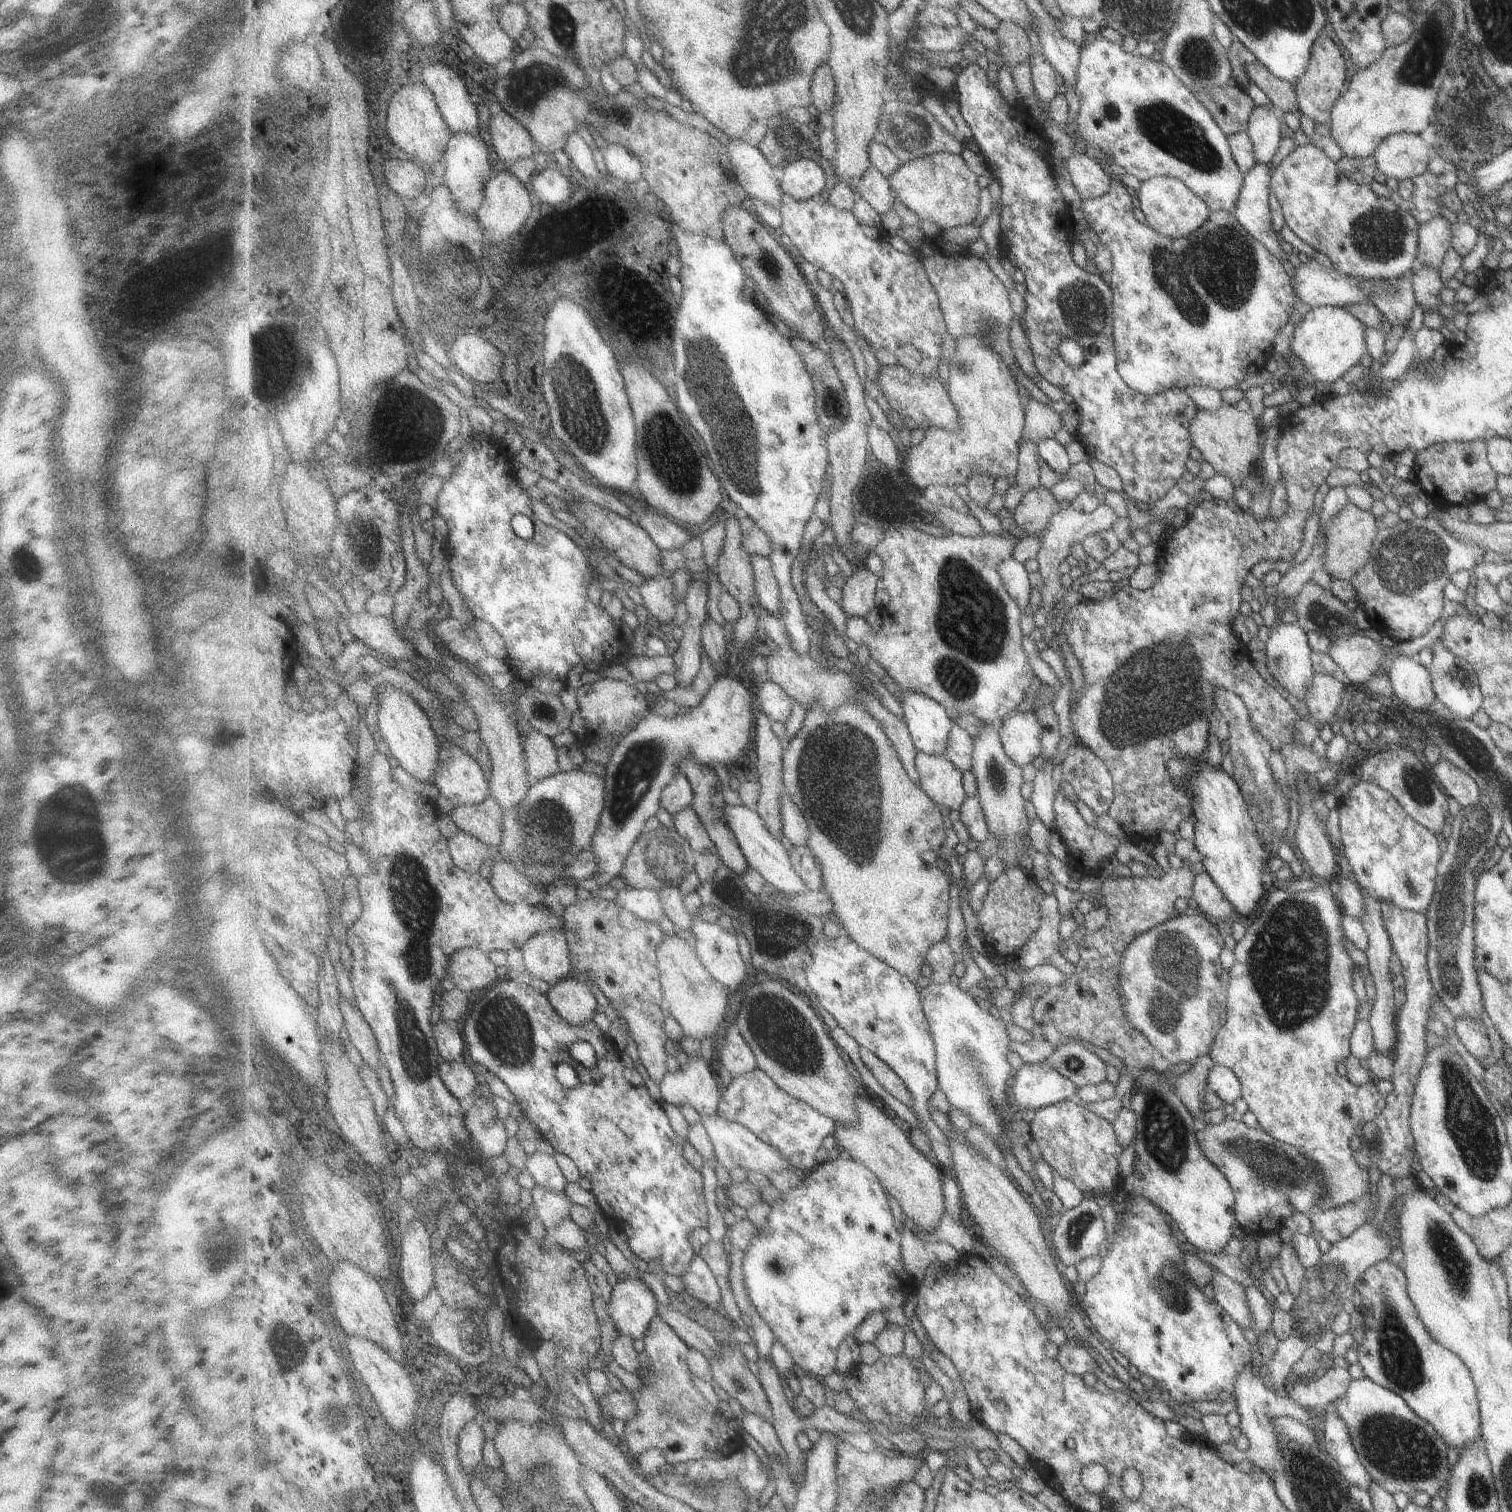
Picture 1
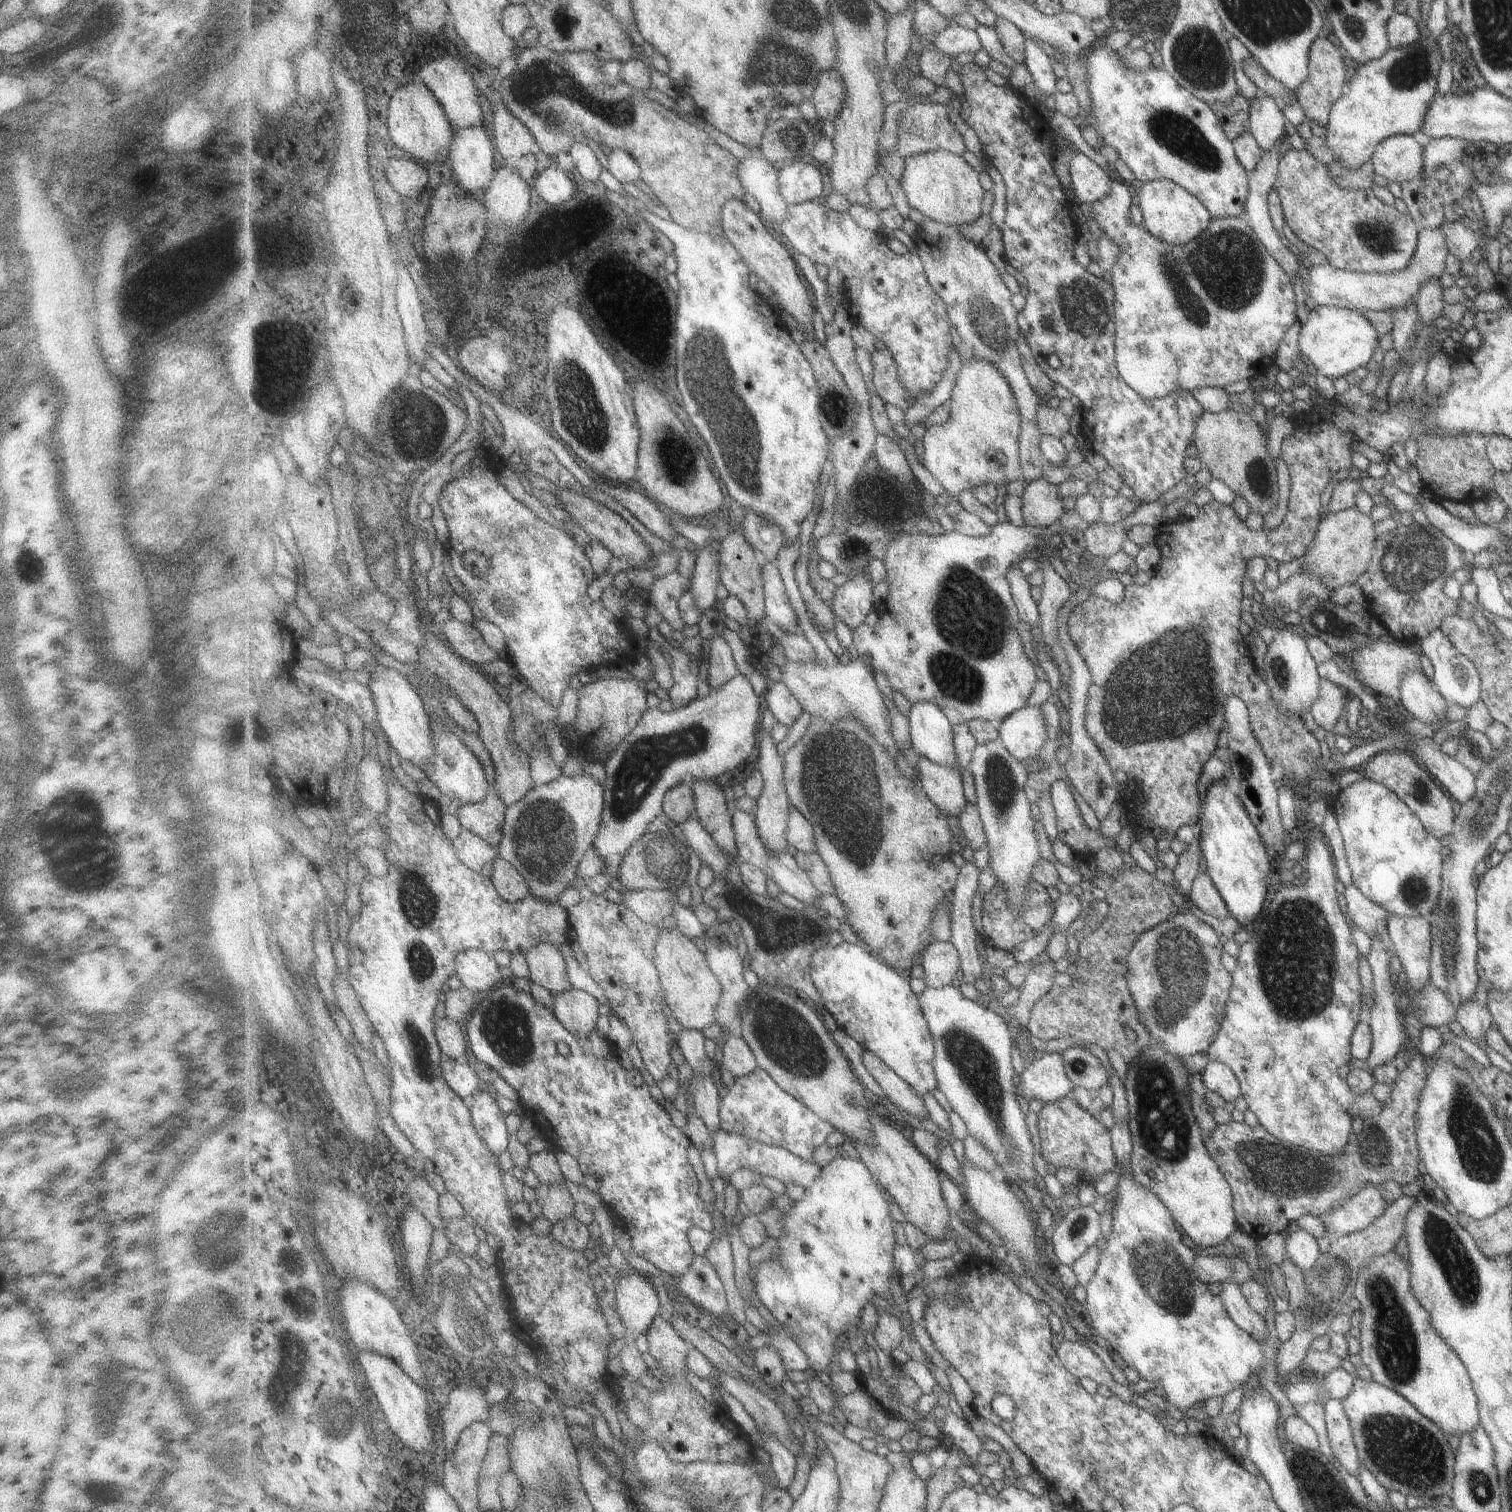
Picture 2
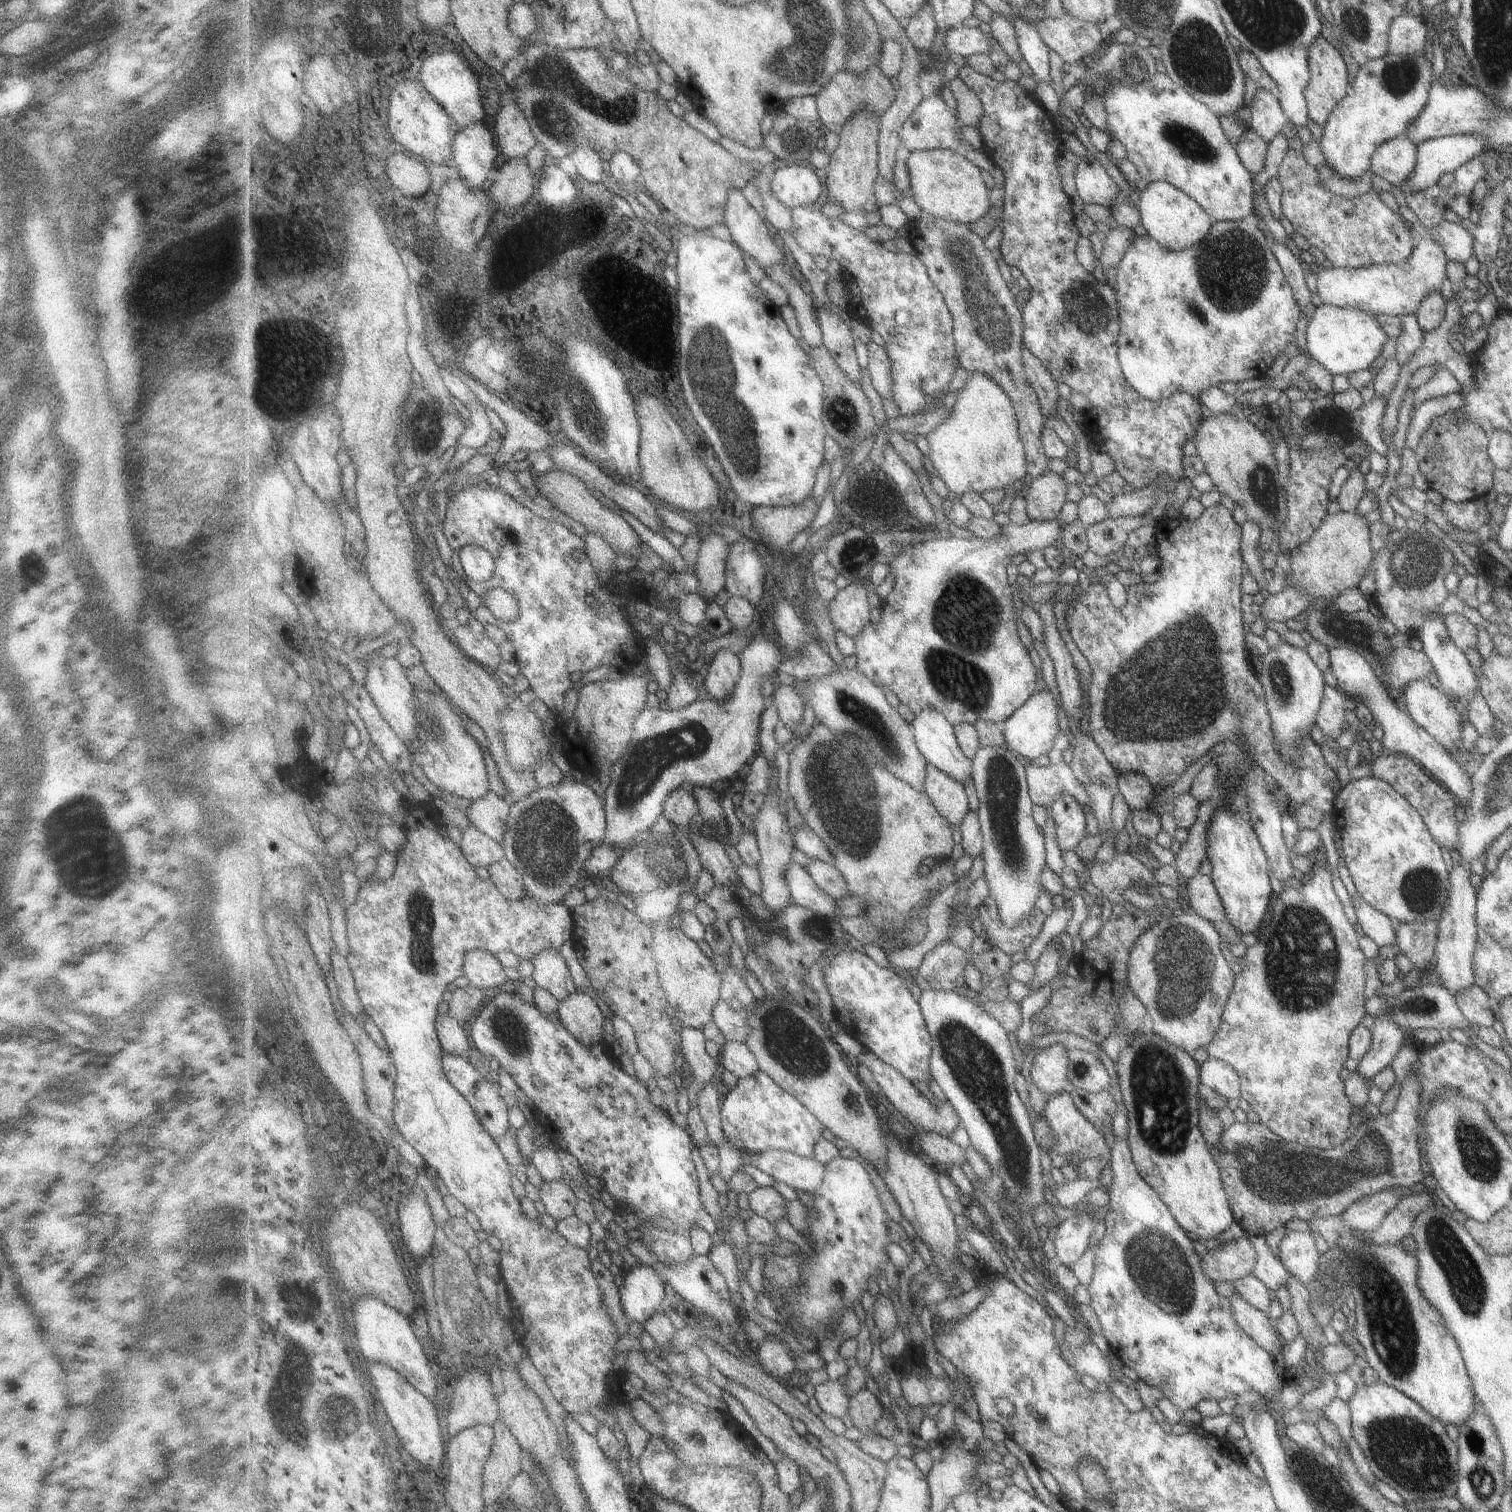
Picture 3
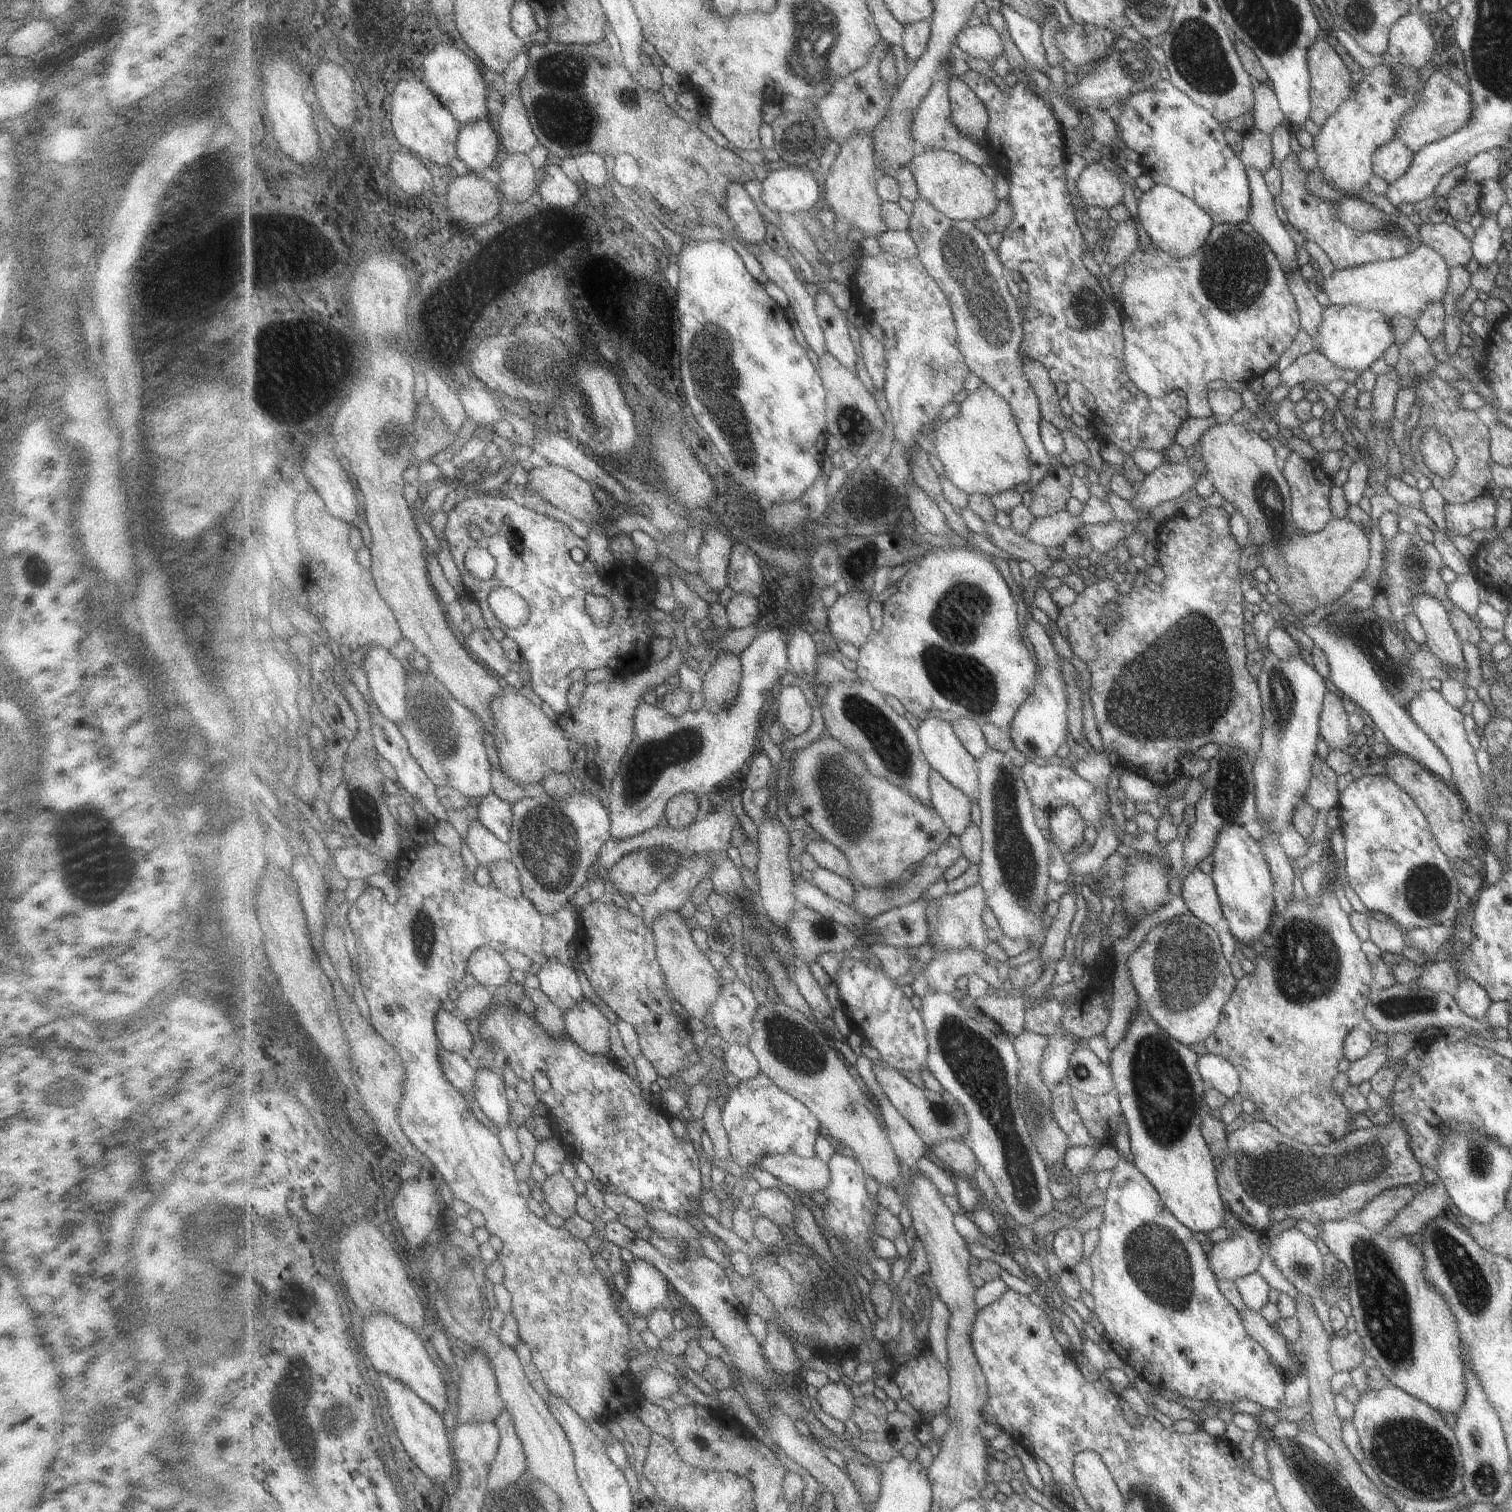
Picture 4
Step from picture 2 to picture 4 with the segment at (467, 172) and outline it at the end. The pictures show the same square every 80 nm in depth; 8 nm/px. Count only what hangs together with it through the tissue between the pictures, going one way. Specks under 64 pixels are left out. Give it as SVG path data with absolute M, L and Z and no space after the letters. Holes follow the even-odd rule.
M489 120L473 121L463 126L458 134L458 164L462 171L473 171L482 177L485 168L495 162L501 146L501 138Z

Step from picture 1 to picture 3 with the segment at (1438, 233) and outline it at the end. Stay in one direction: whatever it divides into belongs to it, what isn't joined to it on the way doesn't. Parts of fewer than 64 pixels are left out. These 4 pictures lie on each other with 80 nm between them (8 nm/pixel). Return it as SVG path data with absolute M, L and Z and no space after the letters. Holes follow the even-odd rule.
M1427 234L1419 237L1409 257L1395 266L1377 264L1377 266L1355 270L1313 267L1316 281L1315 293L1323 305L1351 307L1371 315L1414 314L1423 296L1427 296L1433 290L1435 292L1440 290L1441 282L1445 278L1446 263L1441 244Z

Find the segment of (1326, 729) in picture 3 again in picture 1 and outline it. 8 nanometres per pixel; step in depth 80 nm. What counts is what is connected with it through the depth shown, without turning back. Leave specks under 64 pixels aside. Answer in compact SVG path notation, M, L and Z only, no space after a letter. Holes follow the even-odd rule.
M1313 671L1312 681L1303 698L1310 718L1321 725L1330 725L1336 716L1344 687L1336 678Z

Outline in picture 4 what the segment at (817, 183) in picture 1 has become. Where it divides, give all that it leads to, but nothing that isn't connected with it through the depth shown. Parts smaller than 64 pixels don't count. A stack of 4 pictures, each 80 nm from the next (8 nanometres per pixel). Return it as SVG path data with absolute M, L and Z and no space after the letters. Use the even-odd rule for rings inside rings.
M785 165L763 181L763 200L769 213L781 210L800 214L814 209L821 200L821 186L806 166Z

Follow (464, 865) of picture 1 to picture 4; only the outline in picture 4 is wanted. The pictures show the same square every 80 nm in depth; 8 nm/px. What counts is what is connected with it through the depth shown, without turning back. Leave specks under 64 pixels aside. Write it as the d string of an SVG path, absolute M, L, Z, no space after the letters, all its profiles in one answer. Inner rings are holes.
M479 818L469 824L464 842L481 866L487 867L491 862L511 860L513 857L508 844L491 834L483 823L480 823Z

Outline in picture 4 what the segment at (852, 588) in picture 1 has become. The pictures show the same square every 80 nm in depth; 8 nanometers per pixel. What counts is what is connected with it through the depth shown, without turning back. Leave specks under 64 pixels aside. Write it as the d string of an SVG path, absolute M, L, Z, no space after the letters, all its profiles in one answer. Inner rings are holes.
M848 589L828 608L828 627L836 642L851 642L859 647L869 641L873 622L867 603L865 594Z

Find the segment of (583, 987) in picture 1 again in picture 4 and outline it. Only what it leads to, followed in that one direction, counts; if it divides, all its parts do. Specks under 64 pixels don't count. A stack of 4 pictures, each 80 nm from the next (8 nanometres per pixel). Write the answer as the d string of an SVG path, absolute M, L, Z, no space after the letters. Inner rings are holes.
M583 998L576 1006L564 1011L565 1030L570 1038L585 1051L595 1054L610 1054L609 1020L603 1016L593 1001Z

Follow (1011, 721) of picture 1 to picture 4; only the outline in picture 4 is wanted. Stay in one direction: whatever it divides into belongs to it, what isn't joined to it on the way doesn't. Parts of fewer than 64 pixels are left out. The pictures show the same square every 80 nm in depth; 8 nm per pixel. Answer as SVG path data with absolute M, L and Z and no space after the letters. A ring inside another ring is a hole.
M1029 617L1025 621L1025 637L1031 643L1035 653L1035 660L1040 667L1039 685L1032 696L1021 706L1010 727L1010 736L1015 750L1027 756L1027 759L1054 756L1059 746L1066 742L1067 732L1070 732L1068 710L1068 683L1065 682L1064 672L1061 670L1059 654L1051 642L1051 632L1038 621Z

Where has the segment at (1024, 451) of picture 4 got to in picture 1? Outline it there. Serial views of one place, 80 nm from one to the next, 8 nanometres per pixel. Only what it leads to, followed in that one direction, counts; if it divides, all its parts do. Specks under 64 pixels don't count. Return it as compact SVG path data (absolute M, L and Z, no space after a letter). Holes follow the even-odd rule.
M965 335L957 341L955 341L955 354L949 362L949 382L948 393L950 394L951 402L955 405L958 412L958 427L954 431L943 430L942 428L929 427L924 433L922 441L918 446L911 446L909 448L908 457L904 460L903 470L912 478L915 487L921 487L925 489L929 485L945 485L953 487L955 490L959 485L967 485L970 479L974 475L988 475L989 477L996 479L999 476L1004 476L1007 480L1012 482L1018 473L1020 466L1020 445L1022 442L1022 435L1024 434L1024 424L1026 423L1025 406L1022 402L1022 396L1020 395L1020 387L1015 377L1013 370L1006 363L1006 360L991 347L988 347L984 341L982 341L977 335Z

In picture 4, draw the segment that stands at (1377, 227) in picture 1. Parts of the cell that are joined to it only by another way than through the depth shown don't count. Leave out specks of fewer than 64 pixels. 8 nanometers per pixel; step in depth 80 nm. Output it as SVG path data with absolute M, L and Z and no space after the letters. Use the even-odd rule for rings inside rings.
M1290 151L1277 168L1281 176L1278 196L1288 222L1306 241L1313 242L1325 254L1334 270L1357 267L1375 261L1392 261L1407 254L1408 238L1395 223L1395 218L1381 212L1387 218L1381 230L1379 228L1375 232L1353 230L1351 226L1337 220L1335 201L1315 198L1309 190L1305 190L1306 173L1300 168L1295 152Z

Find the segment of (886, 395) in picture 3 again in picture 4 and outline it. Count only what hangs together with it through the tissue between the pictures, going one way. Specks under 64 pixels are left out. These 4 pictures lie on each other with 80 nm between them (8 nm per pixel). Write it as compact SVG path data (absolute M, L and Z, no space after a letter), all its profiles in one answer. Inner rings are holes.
M869 334L861 336L862 359L866 363L875 388L884 390L888 381L888 360L885 346L875 341Z

